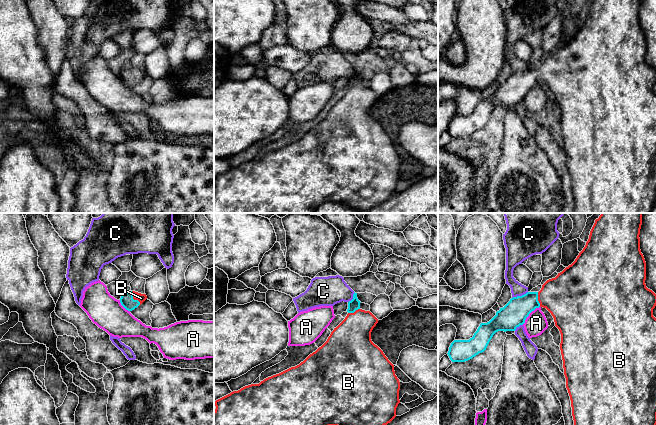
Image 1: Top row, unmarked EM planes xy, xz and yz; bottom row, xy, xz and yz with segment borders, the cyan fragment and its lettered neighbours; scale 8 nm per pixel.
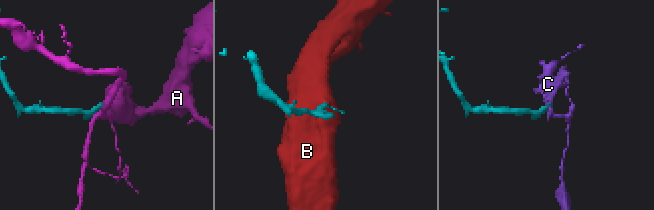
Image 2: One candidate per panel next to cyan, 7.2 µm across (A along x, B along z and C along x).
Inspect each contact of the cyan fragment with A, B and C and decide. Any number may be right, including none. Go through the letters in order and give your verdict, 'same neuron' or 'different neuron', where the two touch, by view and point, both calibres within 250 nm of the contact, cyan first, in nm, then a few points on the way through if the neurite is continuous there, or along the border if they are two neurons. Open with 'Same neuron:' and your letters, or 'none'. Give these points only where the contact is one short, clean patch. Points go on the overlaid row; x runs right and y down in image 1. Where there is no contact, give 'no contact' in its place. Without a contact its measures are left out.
Same neuron: B
A: different neuron; meets cyan in yz at (529, 313); 200 nm thick on the cyan side, 180 nm on the other
B: same neuron; meets cyan in xy at (133, 299); 110 nm thick on the cyan side, 70 nm on the other; runs through xy (126, 300), (133, 299), (141, 298)
C: different neuron; meets cyan in yz at (519, 296); 200 nm thick on the cyan side, 110 nm on the other; border along yz (527, 291), (512, 298)

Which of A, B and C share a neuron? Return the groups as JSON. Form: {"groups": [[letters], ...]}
{"groups": [["A"], ["B"], ["C"]]}

